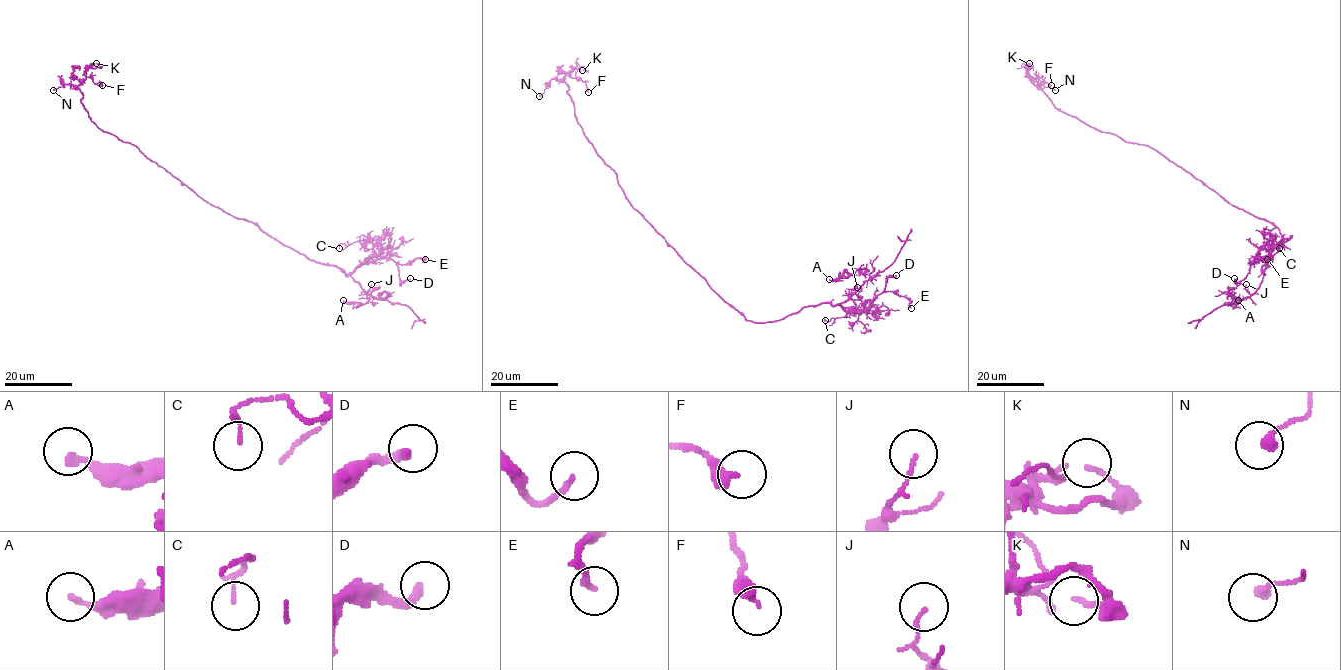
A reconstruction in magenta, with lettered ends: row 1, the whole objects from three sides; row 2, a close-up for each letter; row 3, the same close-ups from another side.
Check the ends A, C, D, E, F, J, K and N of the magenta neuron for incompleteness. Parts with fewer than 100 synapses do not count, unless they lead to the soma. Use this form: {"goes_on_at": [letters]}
{"goes_on_at": []}

